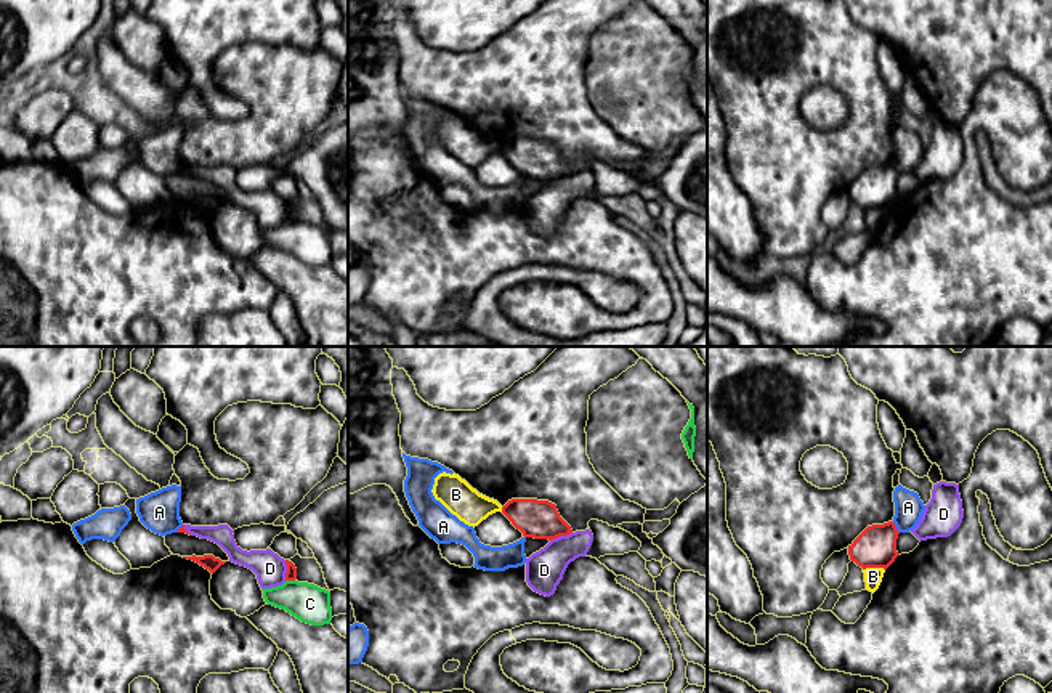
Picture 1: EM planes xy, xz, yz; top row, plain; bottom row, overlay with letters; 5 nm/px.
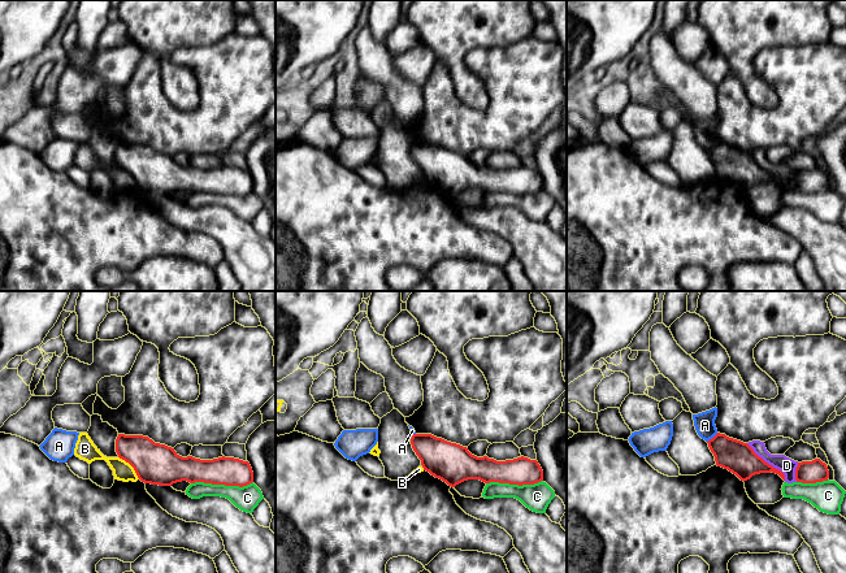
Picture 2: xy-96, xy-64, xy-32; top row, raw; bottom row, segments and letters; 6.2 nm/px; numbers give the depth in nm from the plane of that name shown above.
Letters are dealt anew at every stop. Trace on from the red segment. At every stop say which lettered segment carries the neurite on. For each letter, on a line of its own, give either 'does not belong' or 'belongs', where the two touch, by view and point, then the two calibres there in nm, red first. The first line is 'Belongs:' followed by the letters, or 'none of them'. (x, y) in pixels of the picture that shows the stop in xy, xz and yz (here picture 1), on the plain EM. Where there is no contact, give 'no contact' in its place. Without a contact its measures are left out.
Belongs: none of them
A: does not belong; meets red in yz at (895, 167); 200 nm thick on the red side, 140 nm on the other
B: does not belong; meets red in yz at (873, 207); 200 nm thick on the red side, 100 nm on the other
C: does not belong; meets red in xy at (291, 220); 60 nm thick on the red side, 190 nm on the other
D: does not belong; meets red in xz at (560, 175); 190 nm thick on the red side, 190 nm on the other

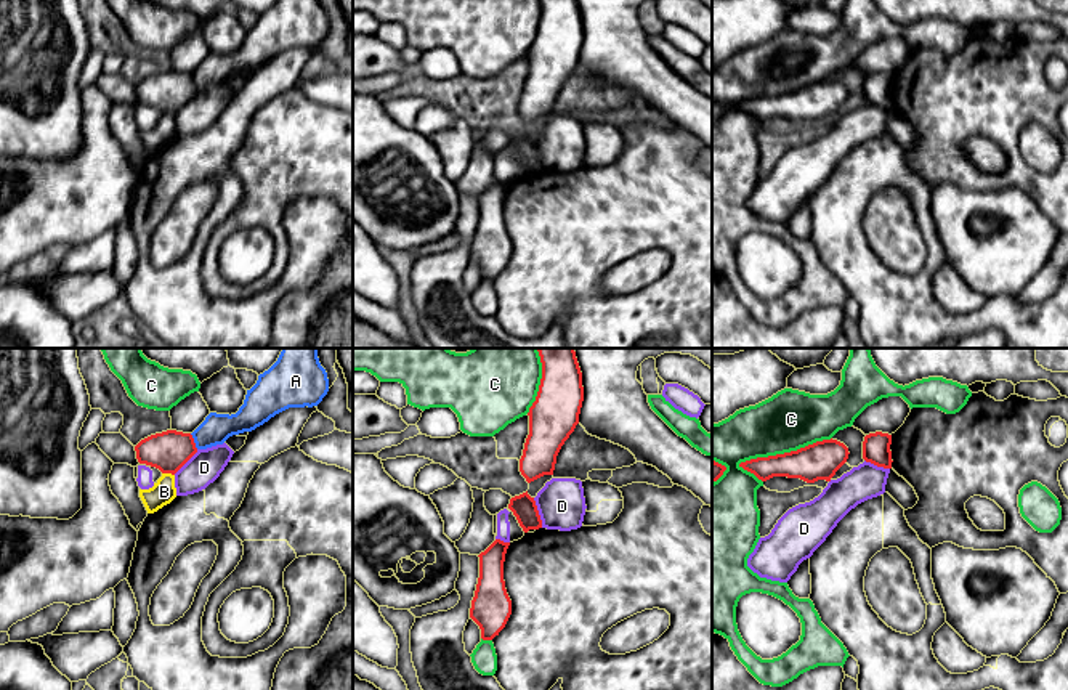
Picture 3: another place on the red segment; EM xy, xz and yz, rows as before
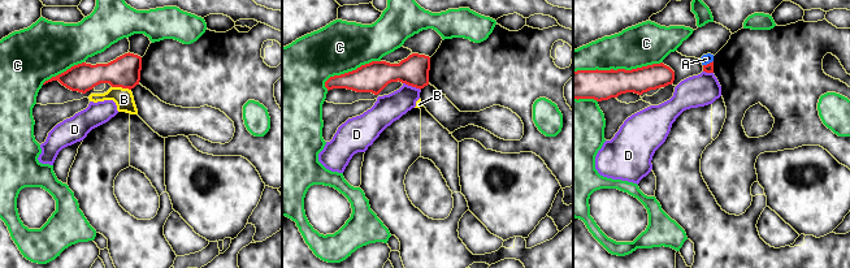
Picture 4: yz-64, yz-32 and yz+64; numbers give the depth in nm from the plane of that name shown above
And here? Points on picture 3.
Belongs: A
A: belongs; meets red in xy at (193, 82); 200 nm thick on the red side, 150 nm on the other
B: does not belong; meets red in xy at (169, 113); 200 nm thick on the red side, 120 nm on the other
C: does not belong; meets red in yz at (784, 93); 190 nm thick on the red side, 300 nm on the other
D: does not belong; meets red in xz at (538, 153); 120 nm thick on the red side, 240 nm on the other

